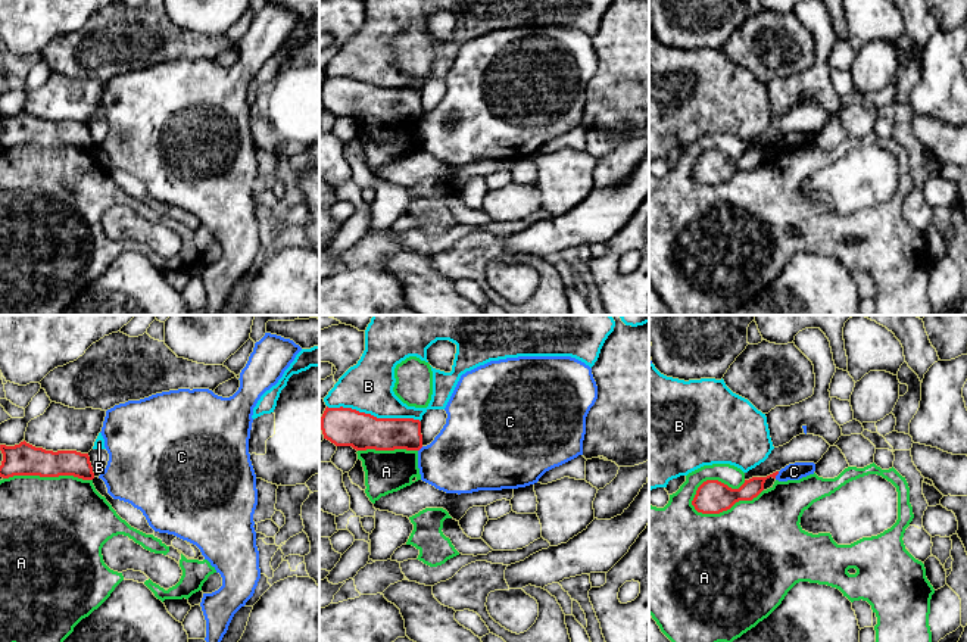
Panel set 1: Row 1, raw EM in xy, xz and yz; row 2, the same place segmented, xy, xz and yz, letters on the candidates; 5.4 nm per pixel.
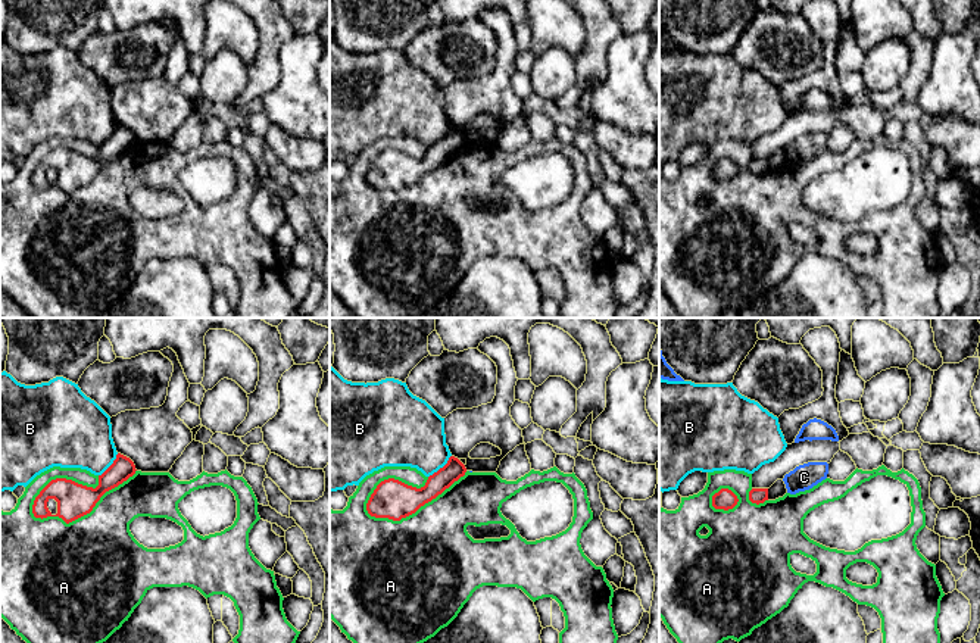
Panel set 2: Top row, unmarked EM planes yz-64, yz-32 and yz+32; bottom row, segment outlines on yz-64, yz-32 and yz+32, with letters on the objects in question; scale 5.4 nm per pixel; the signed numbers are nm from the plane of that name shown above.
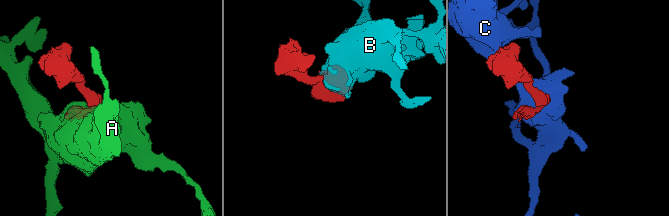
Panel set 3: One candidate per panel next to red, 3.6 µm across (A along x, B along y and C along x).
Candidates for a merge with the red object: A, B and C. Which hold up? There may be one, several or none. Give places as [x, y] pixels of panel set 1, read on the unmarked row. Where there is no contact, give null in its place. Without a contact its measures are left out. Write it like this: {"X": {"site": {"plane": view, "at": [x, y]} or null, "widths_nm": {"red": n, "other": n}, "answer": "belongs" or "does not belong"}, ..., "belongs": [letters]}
{"A": {"site": {"plane": "yz", "at": [726, 180]}, "widths_nm": {"red": 190, "other": 500}, "answer": "does not belong"}, "B": {"site": {"plane": "xz", "at": [373, 86]}, "widths_nm": {"red": 200, "other": 280}, "answer": "does not belong"}, "C": {"site": {"plane": "yz", "at": [777, 143]}, "widths_nm": {"red": 100, "other": 100}, "answer": "does not belong"}, "belongs": []}

